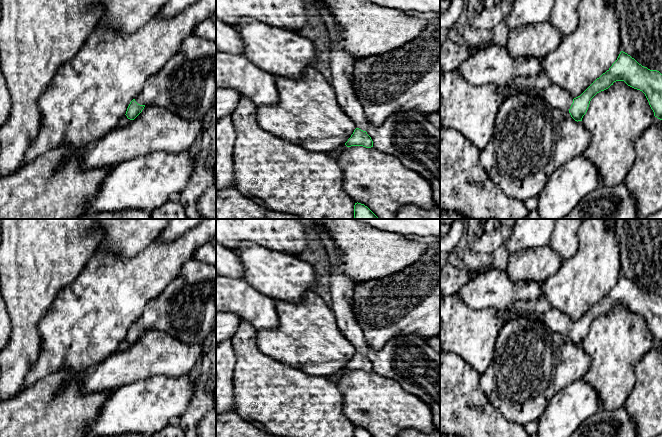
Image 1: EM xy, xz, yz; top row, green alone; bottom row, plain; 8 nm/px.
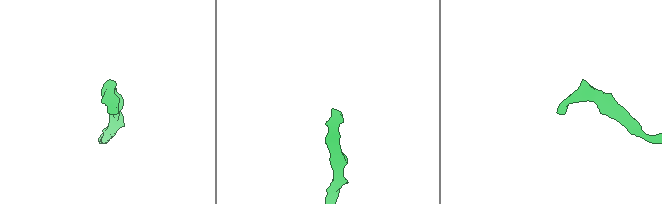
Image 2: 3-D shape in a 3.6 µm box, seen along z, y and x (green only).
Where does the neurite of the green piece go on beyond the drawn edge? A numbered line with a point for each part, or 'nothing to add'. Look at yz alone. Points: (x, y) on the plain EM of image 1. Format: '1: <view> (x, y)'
1: yz (555, 320)

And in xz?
1: xz (342, 286)

